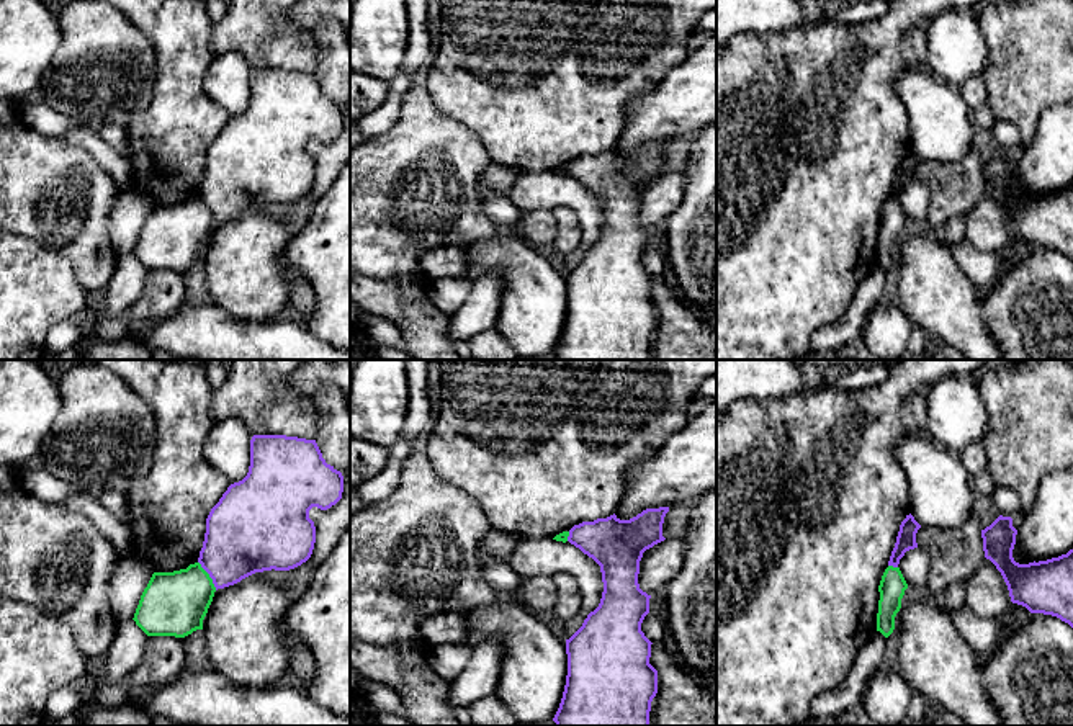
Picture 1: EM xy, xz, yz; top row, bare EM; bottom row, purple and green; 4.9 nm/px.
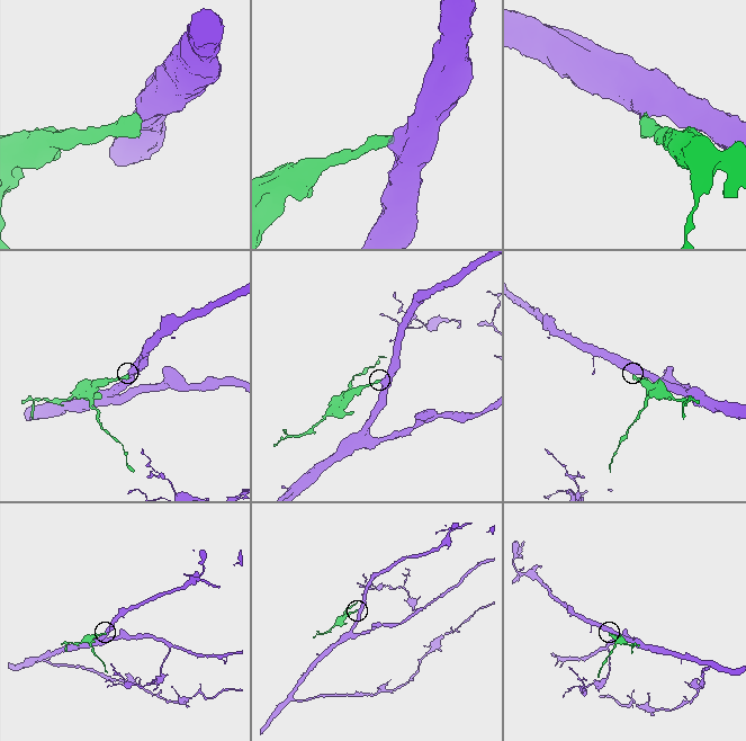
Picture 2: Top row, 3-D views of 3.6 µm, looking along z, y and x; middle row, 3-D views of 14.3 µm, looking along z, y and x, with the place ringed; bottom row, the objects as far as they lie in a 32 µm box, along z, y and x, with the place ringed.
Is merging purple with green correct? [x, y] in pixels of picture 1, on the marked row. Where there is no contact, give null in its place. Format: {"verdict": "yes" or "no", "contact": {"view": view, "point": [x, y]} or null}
{"verdict": "no", "contact": {"view": "xy", "point": [210, 576]}}

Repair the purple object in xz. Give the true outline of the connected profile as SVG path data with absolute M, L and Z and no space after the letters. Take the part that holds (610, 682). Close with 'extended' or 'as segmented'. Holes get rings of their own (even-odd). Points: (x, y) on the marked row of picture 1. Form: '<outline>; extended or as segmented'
M669 507L646 509L630 520L613 513L569 530L568 541L600 566L604 592L599 607L566 639L568 675L553 718L556 726L649 726L658 670L649 664L653 643L641 631L651 595L640 589L638 574L643 553L666 540L662 523L667 512Z; as segmented

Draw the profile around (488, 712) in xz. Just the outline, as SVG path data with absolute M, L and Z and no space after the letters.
M489 695L469 706L471 723L474 726L514 726L514 713L496 697Z

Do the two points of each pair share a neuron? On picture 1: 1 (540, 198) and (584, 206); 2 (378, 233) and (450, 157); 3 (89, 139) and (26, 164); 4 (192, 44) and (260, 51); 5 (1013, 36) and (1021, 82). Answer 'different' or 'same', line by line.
1: same
2: same
3: different
4: different
5: same

